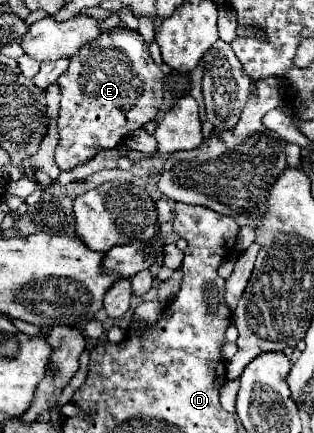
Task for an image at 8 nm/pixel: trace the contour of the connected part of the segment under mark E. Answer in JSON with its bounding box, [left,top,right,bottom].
[55,29,165,171]

